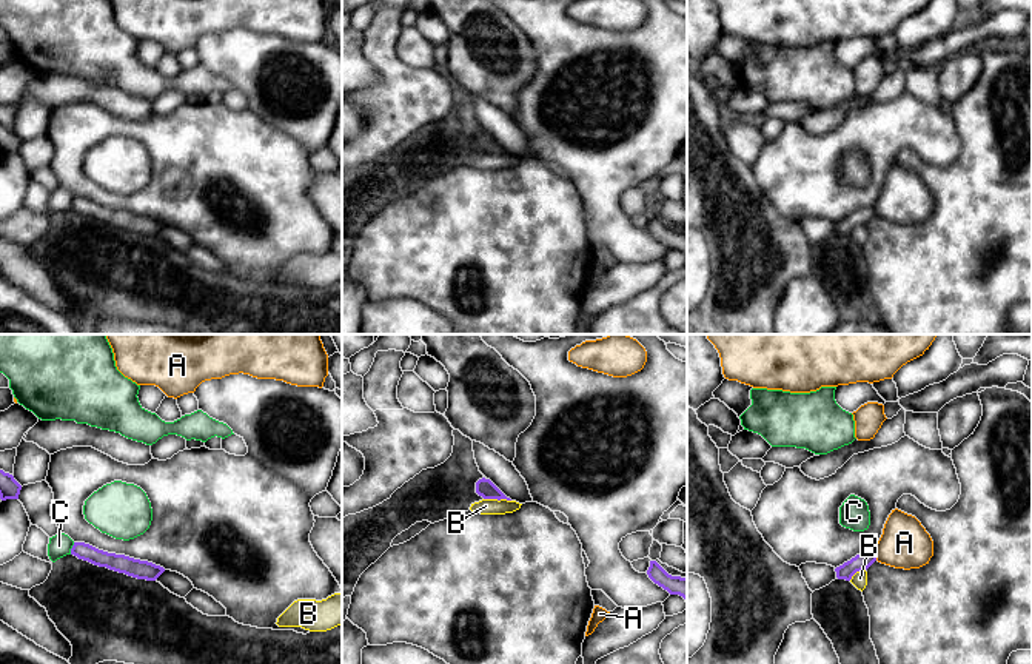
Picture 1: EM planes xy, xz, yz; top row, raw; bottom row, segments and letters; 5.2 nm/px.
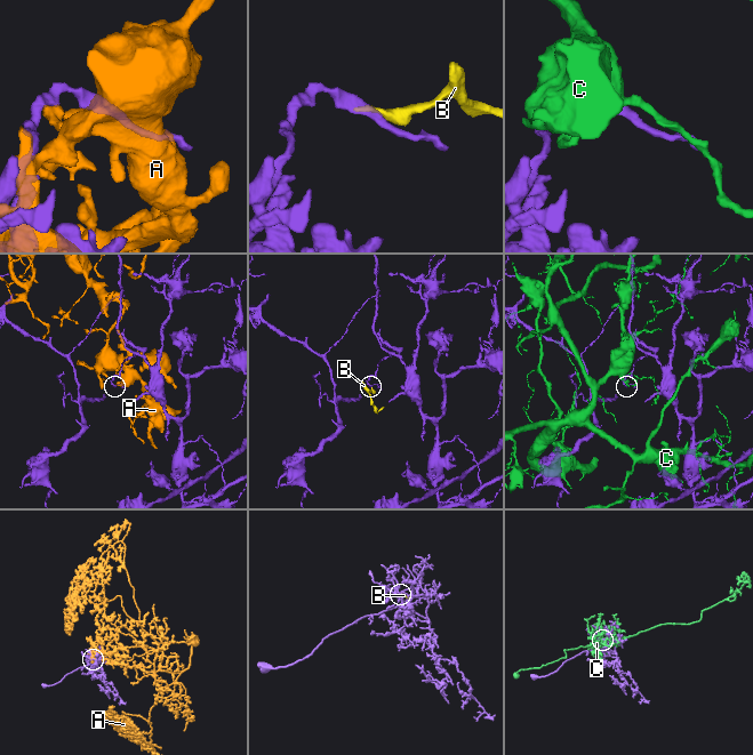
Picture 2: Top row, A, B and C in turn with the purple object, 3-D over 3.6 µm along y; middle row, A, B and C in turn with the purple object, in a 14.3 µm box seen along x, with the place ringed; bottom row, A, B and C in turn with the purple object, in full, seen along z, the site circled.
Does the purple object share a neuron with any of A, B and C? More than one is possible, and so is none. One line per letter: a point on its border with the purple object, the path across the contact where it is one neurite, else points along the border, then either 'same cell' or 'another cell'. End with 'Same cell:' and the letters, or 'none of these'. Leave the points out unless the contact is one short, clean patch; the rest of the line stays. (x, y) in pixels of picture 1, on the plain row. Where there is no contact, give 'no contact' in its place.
A: yz (875, 211) | another cell
B: xz (498, 154) | along xz (484, 153), (510, 156) | another cell
C: xy (71, 204) | another cell
Same cell: none of these

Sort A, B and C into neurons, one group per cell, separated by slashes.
A / B / C

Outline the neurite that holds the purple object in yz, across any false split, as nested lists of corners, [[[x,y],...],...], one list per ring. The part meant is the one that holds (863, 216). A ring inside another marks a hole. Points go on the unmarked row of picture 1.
[[[873,206],[856,210],[850,216],[835,223],[836,233],[850,236],[856,226],[867,225],[875,216],[876,211]]]

